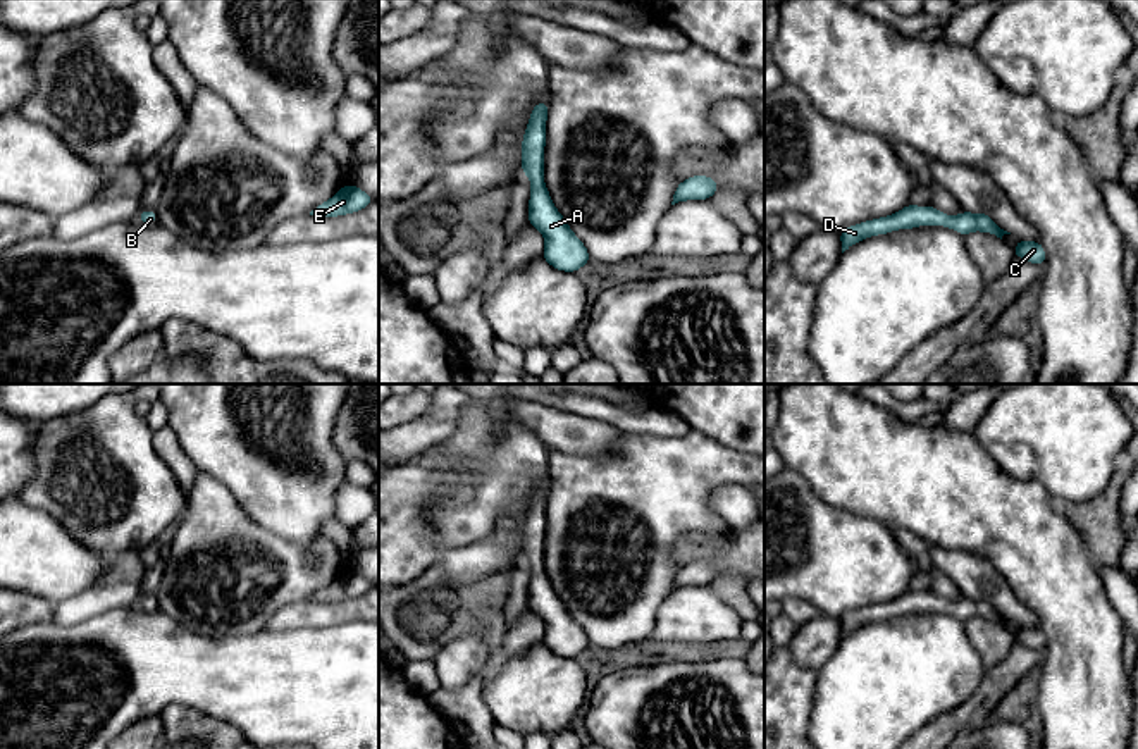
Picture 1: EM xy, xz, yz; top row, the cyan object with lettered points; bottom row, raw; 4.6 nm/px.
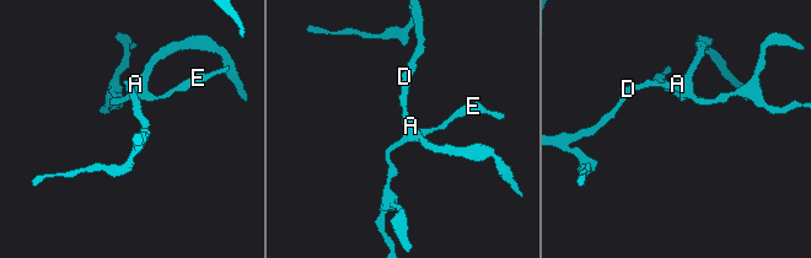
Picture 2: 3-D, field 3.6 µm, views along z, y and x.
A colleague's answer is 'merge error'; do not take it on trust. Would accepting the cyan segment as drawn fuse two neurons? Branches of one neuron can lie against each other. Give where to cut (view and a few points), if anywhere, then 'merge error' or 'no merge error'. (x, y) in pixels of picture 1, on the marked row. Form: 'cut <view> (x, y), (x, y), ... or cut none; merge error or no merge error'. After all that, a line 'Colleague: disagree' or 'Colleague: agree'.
cut none; no merge error
Colleague: disagree

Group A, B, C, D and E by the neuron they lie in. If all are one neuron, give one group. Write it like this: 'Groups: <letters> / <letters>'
Groups: A B C D E

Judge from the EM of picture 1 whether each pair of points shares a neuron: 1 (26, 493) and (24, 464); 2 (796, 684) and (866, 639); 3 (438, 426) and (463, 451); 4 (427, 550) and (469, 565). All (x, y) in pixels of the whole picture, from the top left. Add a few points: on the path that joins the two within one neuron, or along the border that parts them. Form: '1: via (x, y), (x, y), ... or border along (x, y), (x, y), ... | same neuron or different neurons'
1: border along (35, 445), (37, 474), (18, 493) | different neurons
2: border along (816, 672), (810, 711) | different neurons
3: border along (470, 402), (460, 410), (458, 426), (434, 446) | different neurons
4: border along (443, 553), (434, 563) | different neurons

